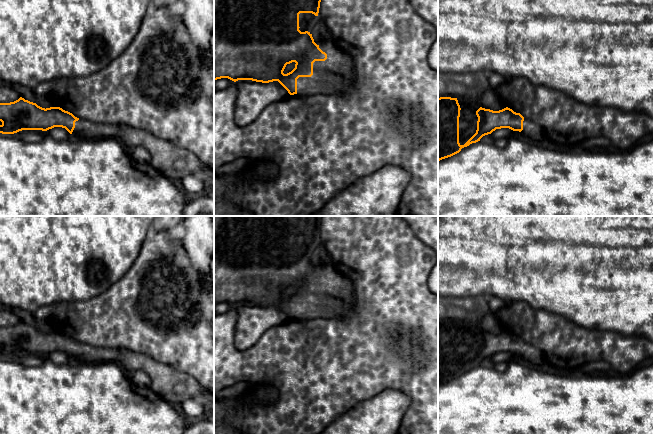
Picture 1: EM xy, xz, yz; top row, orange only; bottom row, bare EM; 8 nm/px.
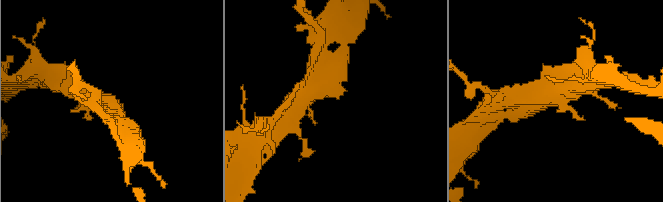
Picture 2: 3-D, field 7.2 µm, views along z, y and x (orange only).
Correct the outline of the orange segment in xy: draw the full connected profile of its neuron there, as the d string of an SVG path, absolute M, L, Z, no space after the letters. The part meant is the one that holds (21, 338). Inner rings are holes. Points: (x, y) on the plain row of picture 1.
M22 321L14 326L0 327L0 345L2 358L62 351L74 362L112 362L121 366L127 374L141 370L151 379L150 389L176 406L189 399L214 406L214 393L210 395L192 376L129 349L94 347L79 343L60 331L42 332Z

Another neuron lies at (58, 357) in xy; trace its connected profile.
M54 351L47 354L47 357L50 361L58 365L64 365L72 362L72 358L62 351Z

